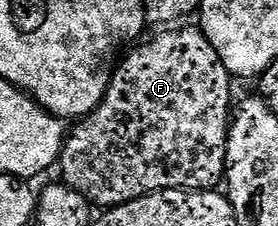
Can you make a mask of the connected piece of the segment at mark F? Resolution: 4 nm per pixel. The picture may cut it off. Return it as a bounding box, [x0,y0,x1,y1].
[57,26,233,209]

